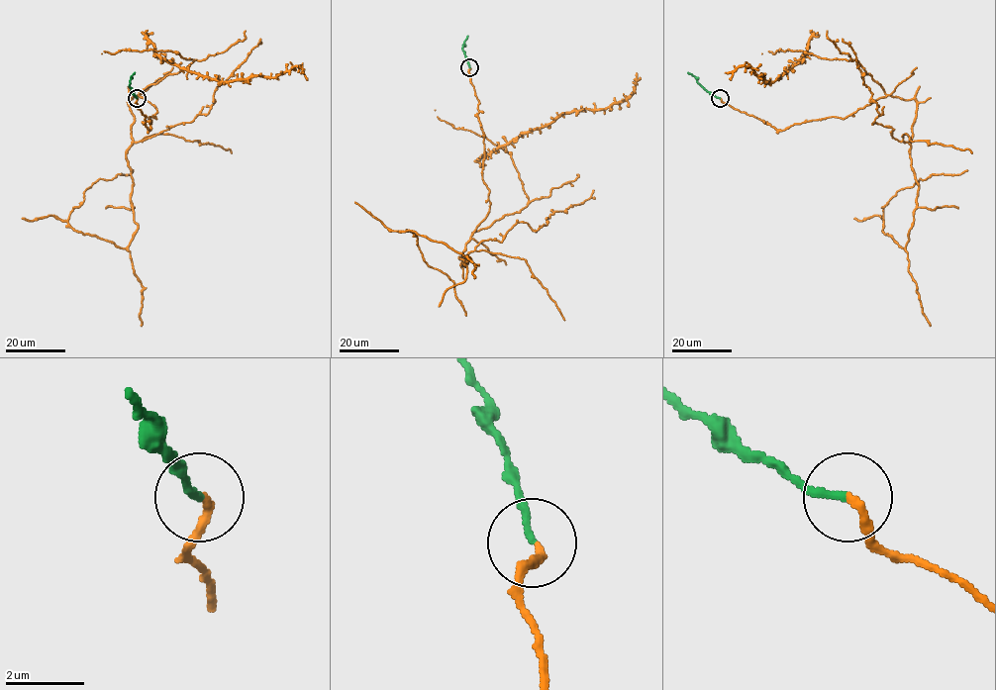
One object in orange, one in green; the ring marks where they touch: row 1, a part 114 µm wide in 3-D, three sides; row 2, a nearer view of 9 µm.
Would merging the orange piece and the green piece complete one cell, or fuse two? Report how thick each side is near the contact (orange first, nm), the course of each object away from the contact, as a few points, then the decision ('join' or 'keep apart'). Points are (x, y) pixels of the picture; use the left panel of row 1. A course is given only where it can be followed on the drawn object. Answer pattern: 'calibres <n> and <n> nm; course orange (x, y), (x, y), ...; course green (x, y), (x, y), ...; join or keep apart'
calibres 220 and 180 nm; course orange (137, 98), (149, 131), (157, 111), (129, 98), (132, 241), (119, 247), (68, 222), (99, 178), (134, 170); course green (137, 98), (130, 86), (135, 72); join

